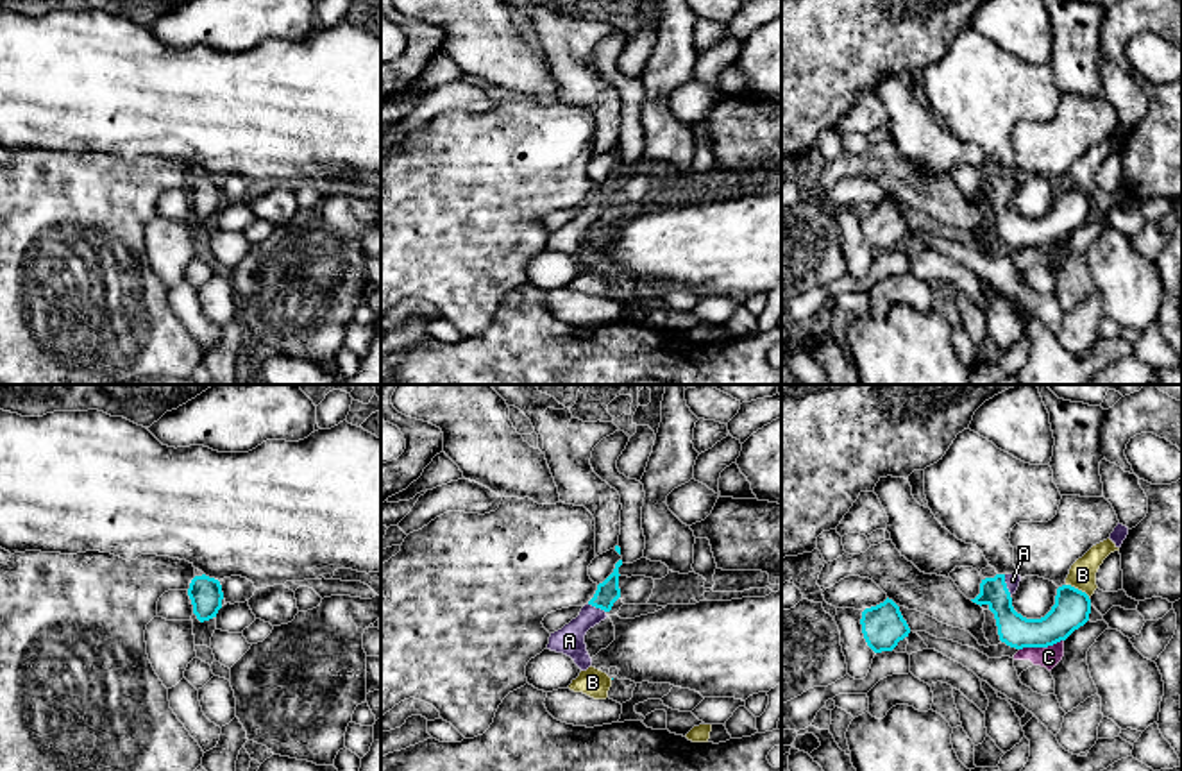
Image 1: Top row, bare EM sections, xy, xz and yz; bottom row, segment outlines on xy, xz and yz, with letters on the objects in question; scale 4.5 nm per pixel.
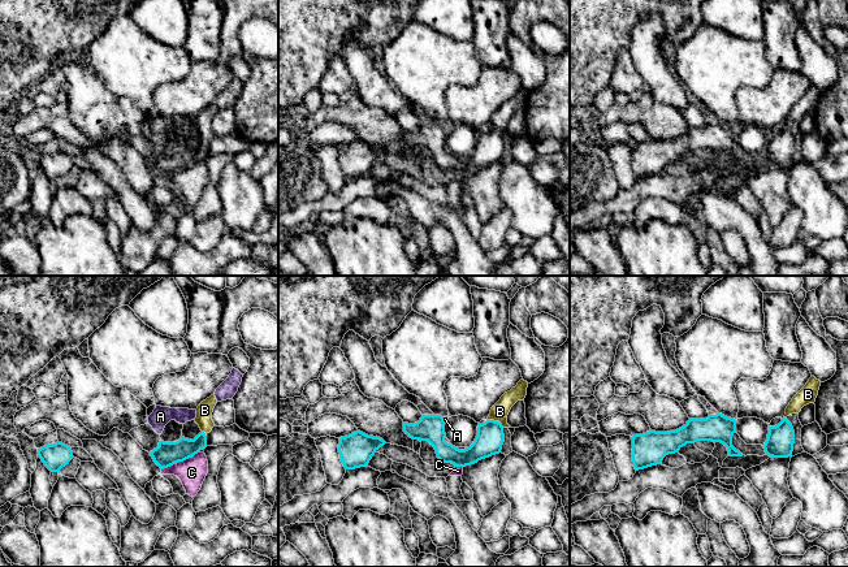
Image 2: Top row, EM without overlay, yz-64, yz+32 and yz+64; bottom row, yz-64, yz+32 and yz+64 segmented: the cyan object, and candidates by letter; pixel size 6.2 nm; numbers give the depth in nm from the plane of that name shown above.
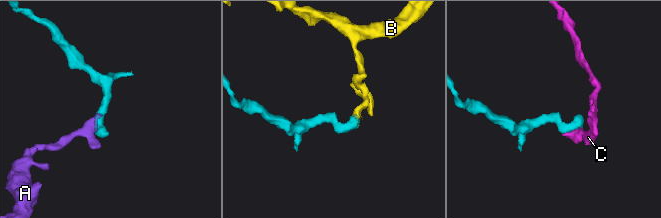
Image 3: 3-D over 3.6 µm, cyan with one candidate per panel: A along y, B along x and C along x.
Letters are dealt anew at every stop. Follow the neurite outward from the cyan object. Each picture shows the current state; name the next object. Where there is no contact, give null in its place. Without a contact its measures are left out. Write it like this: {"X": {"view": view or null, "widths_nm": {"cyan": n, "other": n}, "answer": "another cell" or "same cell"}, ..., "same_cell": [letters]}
{"A": {"view": "yz", "widths_nm": {"cyan": 150, "other": 60}, "answer": "same cell"}, "B": {"view": "yz", "widths_nm": {"cyan": 170, "other": 130}, "answer": "another cell"}, "C": {"view": "yz", "widths_nm": {"cyan": 170, "other": 100}, "answer": "another cell"}, "same_cell": ["A"]}

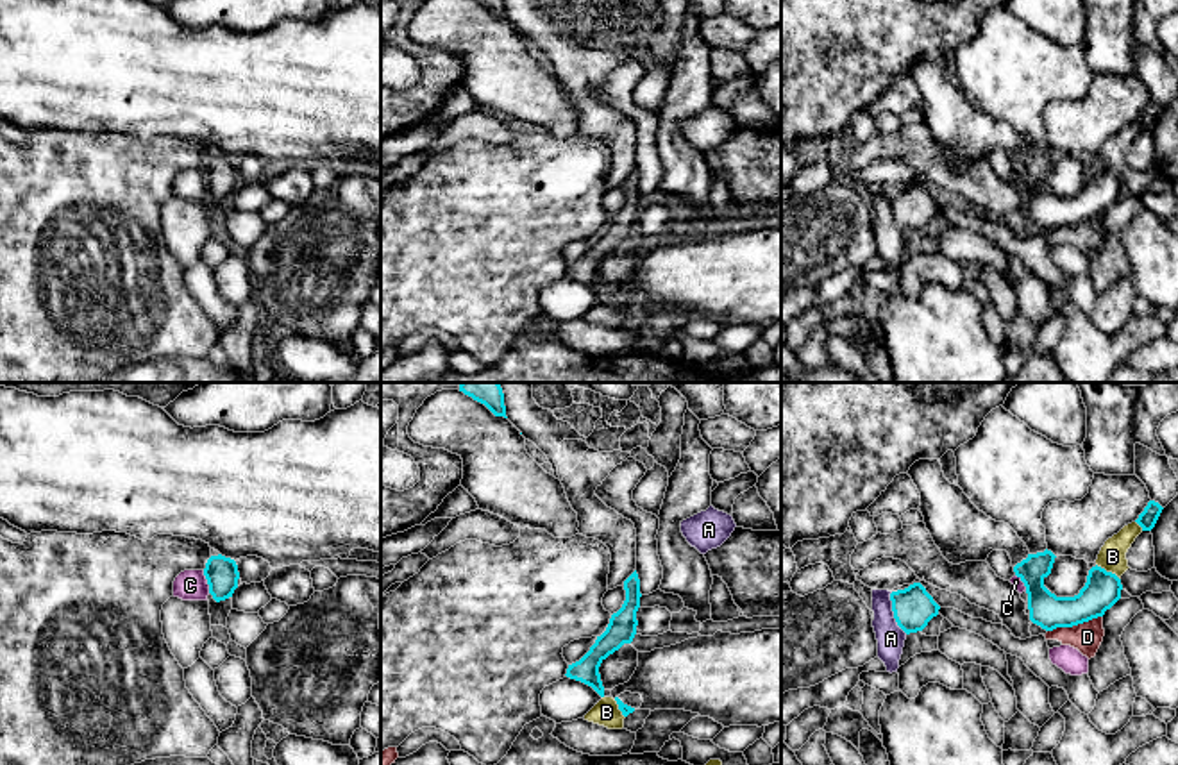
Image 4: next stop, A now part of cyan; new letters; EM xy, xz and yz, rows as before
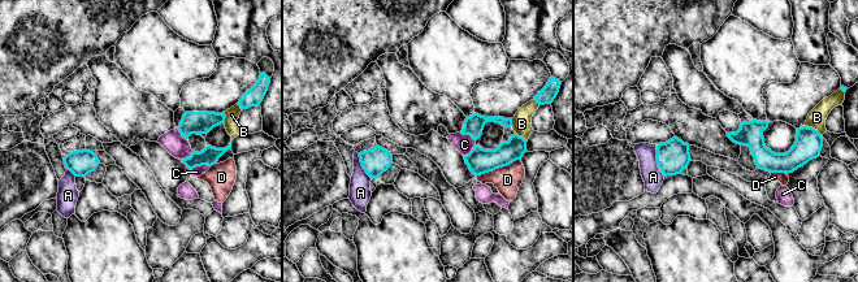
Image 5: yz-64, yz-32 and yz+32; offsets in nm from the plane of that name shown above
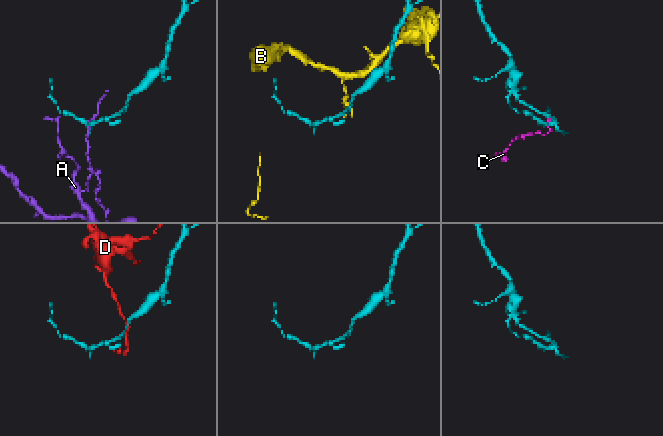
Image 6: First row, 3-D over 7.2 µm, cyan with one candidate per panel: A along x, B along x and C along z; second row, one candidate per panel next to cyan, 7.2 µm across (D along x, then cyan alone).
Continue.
{"A": {"view": "yz", "widths_nm": {"cyan": 180, "other": 130}, "answer": "another cell"}, "B": {"view": "yz", "widths_nm": {"cyan": 160, "other": 130}, "answer": "another cell"}, "C": {"view": "xy", "widths_nm": {"cyan": 150, "other": 140}, "answer": "another cell"}, "D": {"view": "yz", "widths_nm": {"cyan": 160, "other": 140}, "answer": "another cell"}, "same_cell": []}

